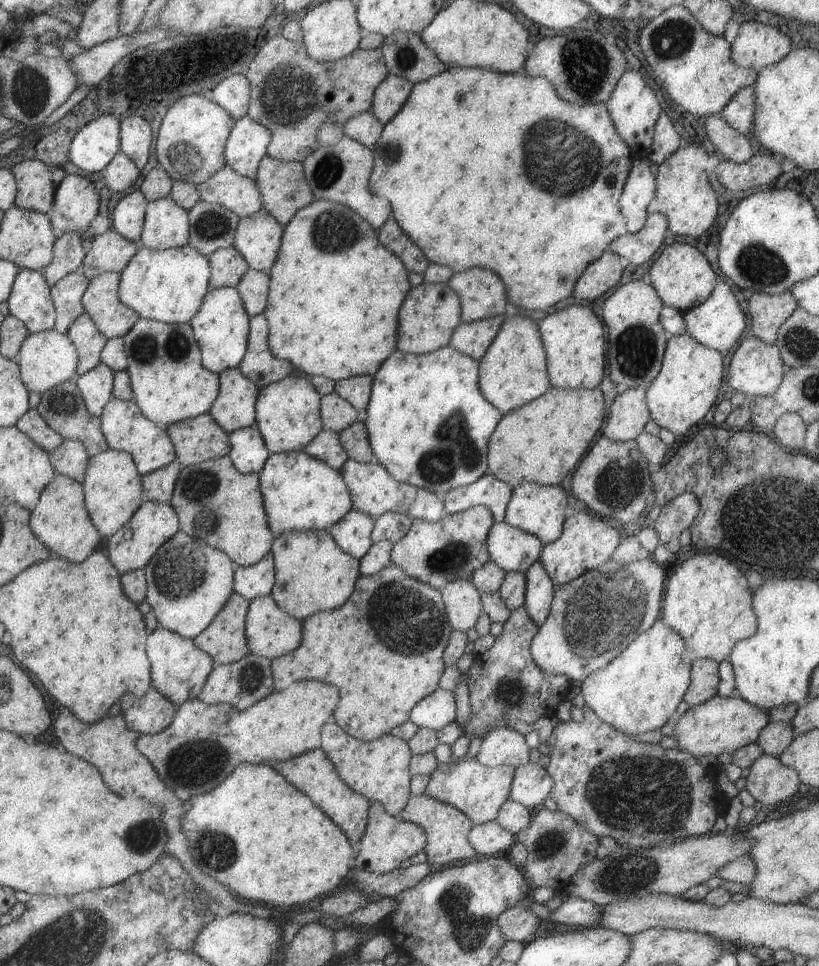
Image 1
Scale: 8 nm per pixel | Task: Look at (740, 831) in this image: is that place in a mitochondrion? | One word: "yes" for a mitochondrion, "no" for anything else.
no

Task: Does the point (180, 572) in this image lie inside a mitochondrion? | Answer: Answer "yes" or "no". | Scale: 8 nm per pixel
yes

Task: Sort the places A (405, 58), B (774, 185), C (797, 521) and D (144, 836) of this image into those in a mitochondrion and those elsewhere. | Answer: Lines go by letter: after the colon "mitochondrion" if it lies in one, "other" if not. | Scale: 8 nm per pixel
A: mitochondrion
B: other
C: mitochondrion
D: mitochondrion

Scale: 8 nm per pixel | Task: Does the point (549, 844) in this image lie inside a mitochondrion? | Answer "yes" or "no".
yes

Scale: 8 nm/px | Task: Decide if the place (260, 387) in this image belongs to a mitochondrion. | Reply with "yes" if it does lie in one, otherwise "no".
no

